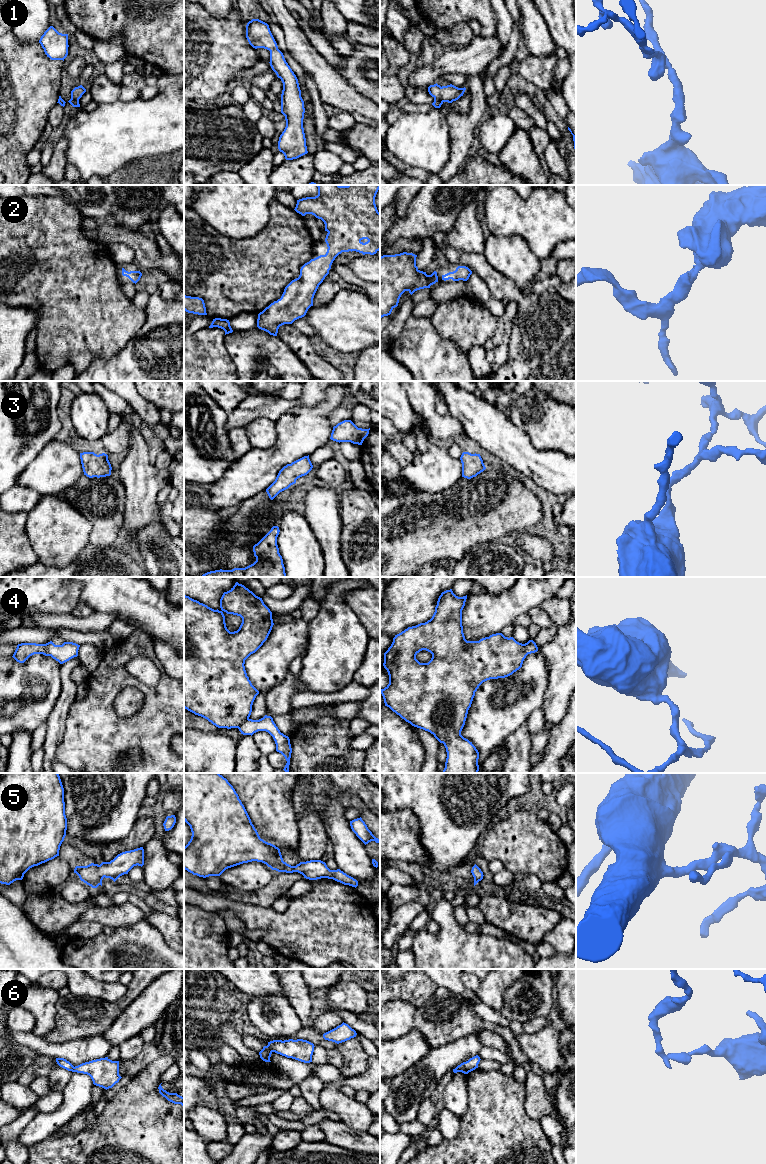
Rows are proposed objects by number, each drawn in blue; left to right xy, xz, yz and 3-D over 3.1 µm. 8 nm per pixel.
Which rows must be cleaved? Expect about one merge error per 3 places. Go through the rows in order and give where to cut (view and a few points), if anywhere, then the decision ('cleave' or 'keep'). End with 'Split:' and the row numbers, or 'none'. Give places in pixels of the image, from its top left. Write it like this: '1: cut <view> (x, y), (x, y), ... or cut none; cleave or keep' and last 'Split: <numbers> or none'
1: cut none; keep
2: cut none; keep
3: cut none; keep
4: cut xy (44, 644), (49, 655); cleave
5: cut none; keep
6: cut xz (267, 1045), (272, 1051); cleave
Split: 4, 6

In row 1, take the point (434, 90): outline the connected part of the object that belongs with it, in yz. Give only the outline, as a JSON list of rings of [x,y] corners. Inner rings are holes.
[[[437,83],[428,87],[429,94],[434,98],[432,105],[440,108],[444,102],[452,103],[463,96],[466,88],[458,88],[452,84],[440,86]]]

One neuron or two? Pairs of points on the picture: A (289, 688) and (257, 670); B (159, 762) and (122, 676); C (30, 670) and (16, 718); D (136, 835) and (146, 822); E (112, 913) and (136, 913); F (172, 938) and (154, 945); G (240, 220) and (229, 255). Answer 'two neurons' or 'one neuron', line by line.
A: two neurons
B: one neuron
C: one neuron
D: one neuron
E: one neuron
F: two neurons
G: two neurons

